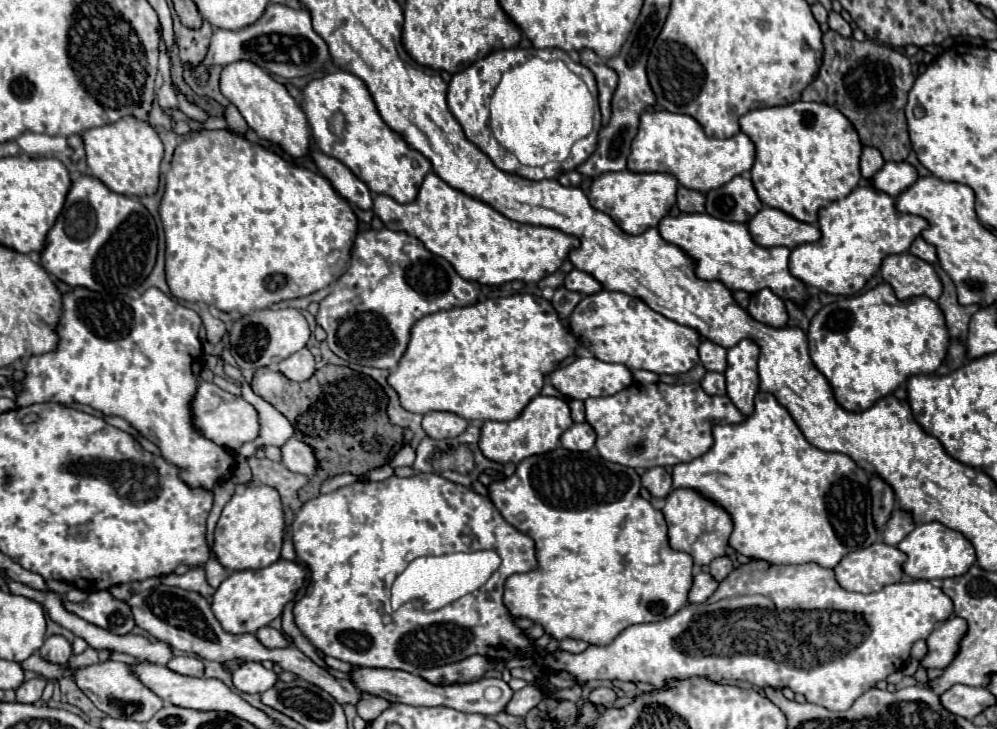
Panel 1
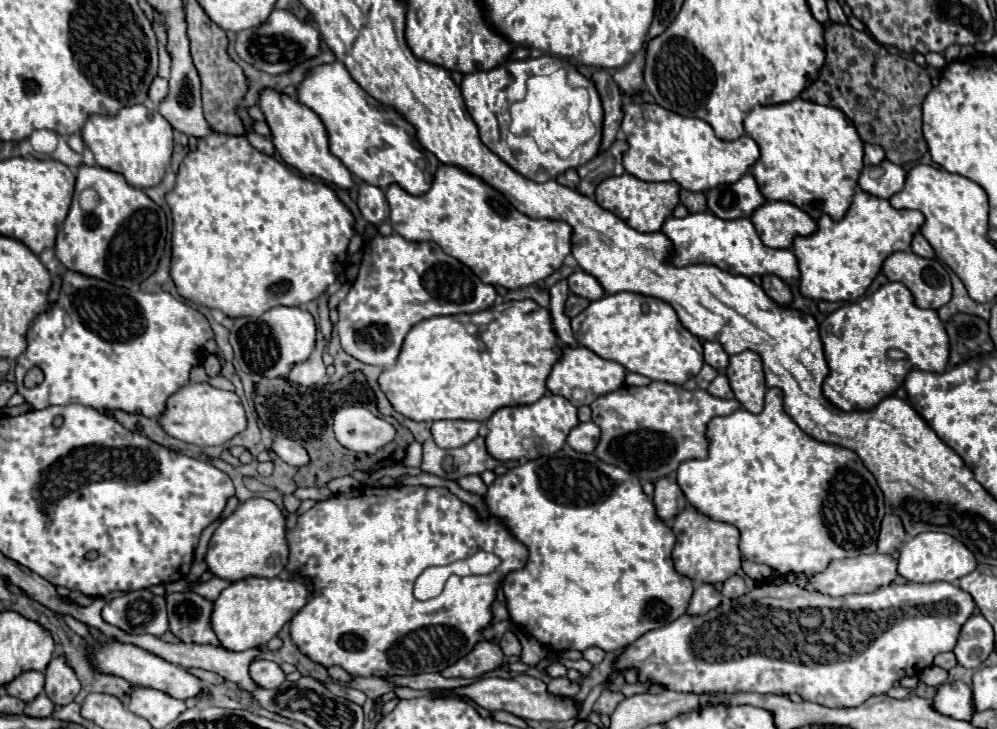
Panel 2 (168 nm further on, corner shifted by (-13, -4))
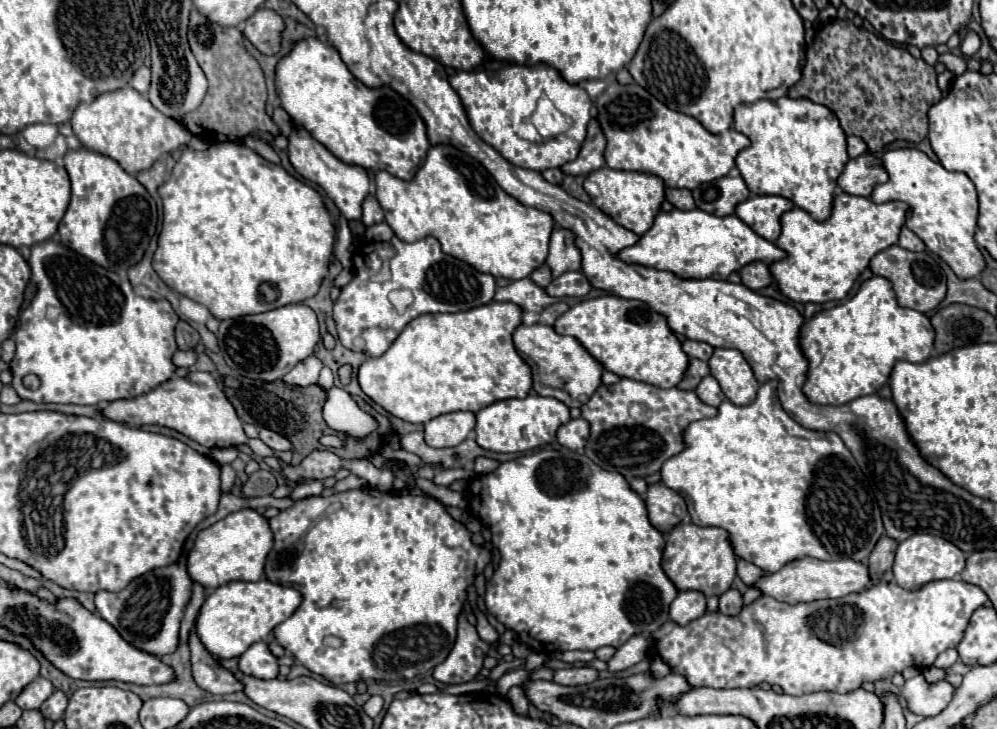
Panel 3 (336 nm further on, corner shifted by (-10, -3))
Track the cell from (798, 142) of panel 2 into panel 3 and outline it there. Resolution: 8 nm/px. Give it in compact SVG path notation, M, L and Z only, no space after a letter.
M787 96L737 104L733 128L751 140L749 148L743 148L735 158L735 166L751 194L777 194L809 212L815 220L829 218L837 178L849 160L845 132L829 108Z

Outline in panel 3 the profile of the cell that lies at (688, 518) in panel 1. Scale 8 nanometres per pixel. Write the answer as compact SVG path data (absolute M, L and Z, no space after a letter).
M679 524L667 536L663 550L663 570L677 590L697 590L709 596L727 592L735 578L735 552L721 528L701 528L695 524Z

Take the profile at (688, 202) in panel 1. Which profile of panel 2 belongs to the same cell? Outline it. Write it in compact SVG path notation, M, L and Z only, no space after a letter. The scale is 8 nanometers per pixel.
M682 189L682 191L680 191L680 201L686 205L686 209L688 209L690 213L704 213L704 211L708 211L706 195L704 195L704 193L694 193L694 191Z

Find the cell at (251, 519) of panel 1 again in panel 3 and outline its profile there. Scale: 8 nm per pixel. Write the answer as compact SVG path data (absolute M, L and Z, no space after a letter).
M243 508L197 534L195 544L187 558L187 572L193 582L201 584L207 590L215 590L217 586L235 580L257 582L263 576L265 558L271 546L273 546L273 532L267 520L251 508Z

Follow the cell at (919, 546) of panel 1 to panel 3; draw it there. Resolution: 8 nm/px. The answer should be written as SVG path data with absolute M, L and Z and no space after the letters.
M915 534L903 542L899 542L895 552L895 564L893 564L893 576L897 584L905 590L917 590L927 582L943 580L943 578L955 578L965 568L965 554L951 542L931 536L931 534Z

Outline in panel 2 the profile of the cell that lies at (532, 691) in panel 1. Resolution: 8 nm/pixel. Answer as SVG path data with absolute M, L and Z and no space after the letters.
M558 677L548 683L548 693L556 695L556 697L574 697L578 693L578 689L580 689L580 685L568 681L566 677Z

